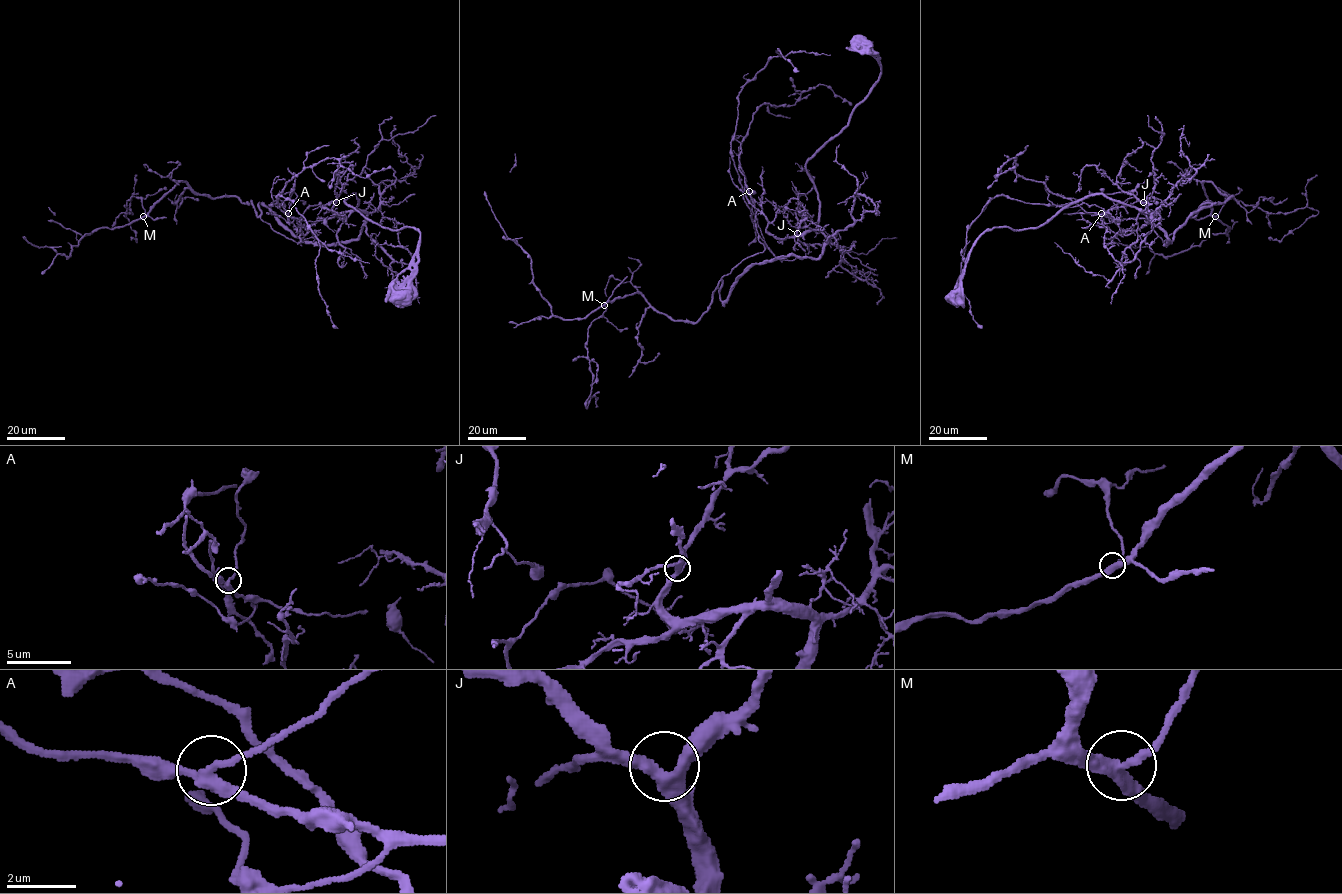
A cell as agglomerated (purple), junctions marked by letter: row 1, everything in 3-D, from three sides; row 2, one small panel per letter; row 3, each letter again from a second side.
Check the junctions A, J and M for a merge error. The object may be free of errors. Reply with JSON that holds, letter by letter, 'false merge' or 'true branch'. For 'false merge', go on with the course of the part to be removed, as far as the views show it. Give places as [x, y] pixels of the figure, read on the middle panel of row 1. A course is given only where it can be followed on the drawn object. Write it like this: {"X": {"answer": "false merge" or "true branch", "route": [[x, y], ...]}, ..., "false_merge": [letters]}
{"A": {"answer": "false merge", "route": [[749, 191], [756, 227], [731, 153], [738, 96], [772, 57], [781, 56], [776, 51], [779, 50], [799, 71]]}, "J": {"answer": "true branch"}, "M": {"answer": "true branch"}, "false_merge": ["A"]}

